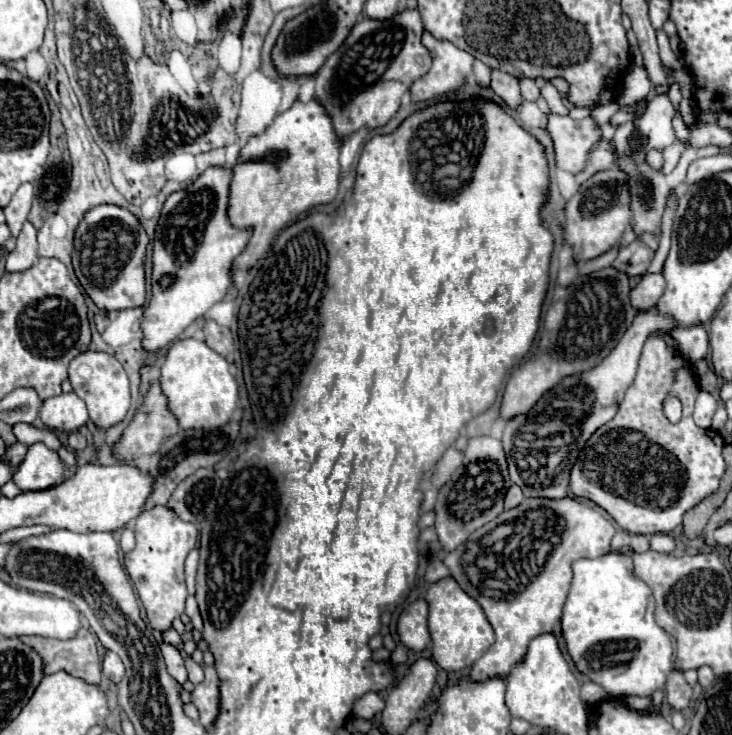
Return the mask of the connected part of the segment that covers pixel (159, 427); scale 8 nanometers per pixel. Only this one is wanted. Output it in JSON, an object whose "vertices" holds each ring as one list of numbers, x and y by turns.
{"vertices":[[154,378,152,388,148,388,148,396,144,396,132,422,126,426,120,440,114,444,114,458,128,462,128,460,134,460,134,458,144,456,144,454,154,454,160,450,162,440,166,440,168,436,174,436,176,432,178,432,178,420,168,408,168,398,164,396,164,392,160,388,160,380]]}

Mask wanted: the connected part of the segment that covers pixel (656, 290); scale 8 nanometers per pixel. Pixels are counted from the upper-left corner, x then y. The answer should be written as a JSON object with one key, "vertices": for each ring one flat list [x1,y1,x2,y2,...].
{"vertices":[[646,274,640,280,640,284,636,288,632,288,632,292,630,292,632,306,636,310,654,308,658,298,664,294,664,288,666,288,666,282,664,282,662,274]]}

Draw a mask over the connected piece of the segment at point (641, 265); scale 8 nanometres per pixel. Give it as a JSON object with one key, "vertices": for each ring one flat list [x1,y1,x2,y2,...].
{"vertices":[[634,240,632,244,628,244,626,248,620,250,620,254,612,266,626,272,628,276,636,276,636,274,644,274,648,270,652,258,654,258,654,250,648,248,642,240]]}

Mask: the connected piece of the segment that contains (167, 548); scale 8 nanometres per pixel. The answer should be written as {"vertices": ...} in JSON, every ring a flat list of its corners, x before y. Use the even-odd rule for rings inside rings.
{"vertices":[[156,506,138,516,134,532,136,546,124,554,124,566,146,608,150,626,166,632,172,628,172,622,184,614,184,602,188,598,184,584,184,562,198,542,198,530,192,522,180,520,168,506]]}

